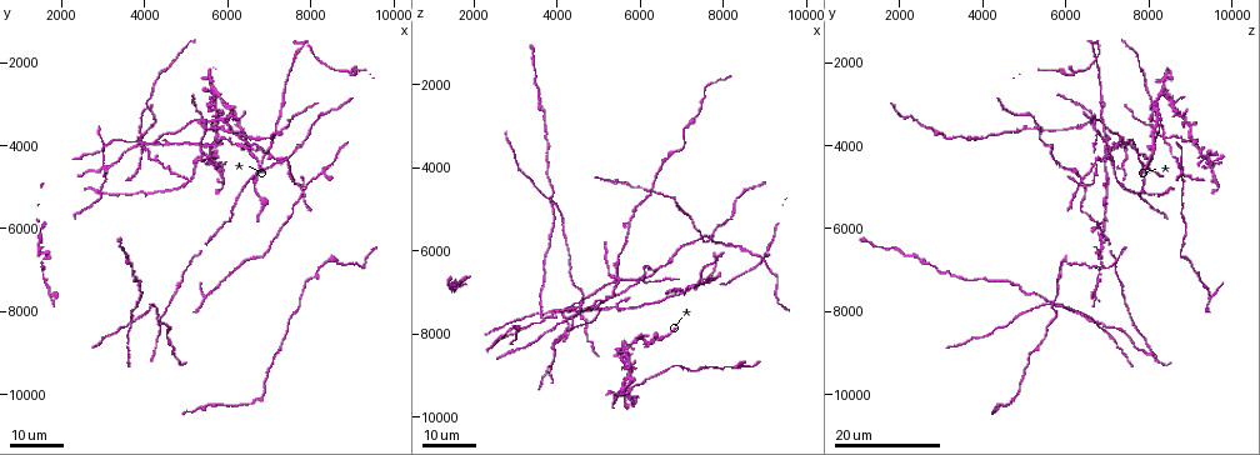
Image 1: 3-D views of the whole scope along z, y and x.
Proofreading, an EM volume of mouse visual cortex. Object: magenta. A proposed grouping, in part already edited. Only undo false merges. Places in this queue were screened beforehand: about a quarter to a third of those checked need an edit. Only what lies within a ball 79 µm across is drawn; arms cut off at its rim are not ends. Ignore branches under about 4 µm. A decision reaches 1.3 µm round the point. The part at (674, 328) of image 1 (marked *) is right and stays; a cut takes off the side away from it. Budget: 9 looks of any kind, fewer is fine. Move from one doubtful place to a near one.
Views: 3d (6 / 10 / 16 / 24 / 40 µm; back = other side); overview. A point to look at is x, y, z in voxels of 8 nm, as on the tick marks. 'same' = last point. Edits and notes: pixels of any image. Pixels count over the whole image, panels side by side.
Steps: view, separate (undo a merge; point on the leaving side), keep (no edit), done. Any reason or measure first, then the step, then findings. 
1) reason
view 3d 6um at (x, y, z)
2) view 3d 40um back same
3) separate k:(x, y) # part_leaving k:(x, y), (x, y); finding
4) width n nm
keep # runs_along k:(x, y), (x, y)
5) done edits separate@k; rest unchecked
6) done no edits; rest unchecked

four-way junction
view 3d 16um at (8500, 6750, 6000)

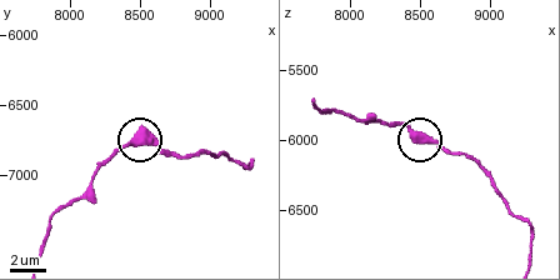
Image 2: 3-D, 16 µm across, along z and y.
view 3d 10um at (8500, 6760, 5960)

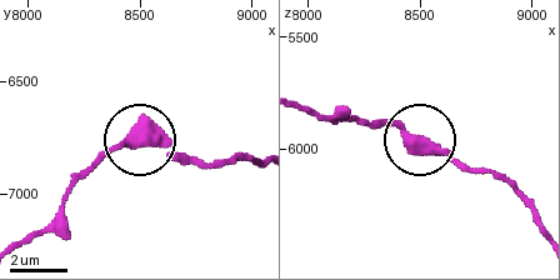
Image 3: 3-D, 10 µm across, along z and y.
arms 4
keep # all the same cell

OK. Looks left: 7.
calibre changes
view 3d 24um at (6750, 4400, 8000)

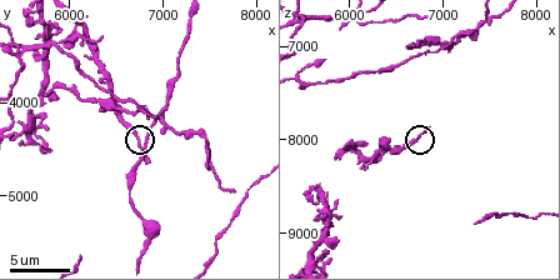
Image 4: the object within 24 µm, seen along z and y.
view 3d 10um at (6700, 4350, 8000)

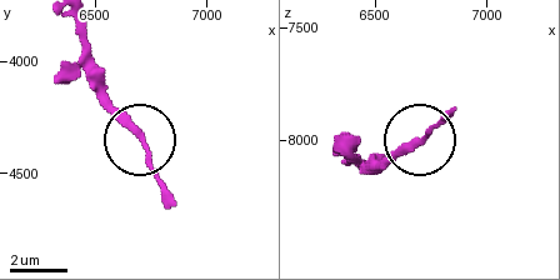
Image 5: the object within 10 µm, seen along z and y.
width 230 nm
keep # all the same cell

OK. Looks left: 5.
looks like a crossing
view 3d 24um at (3900, 3750, 8300)

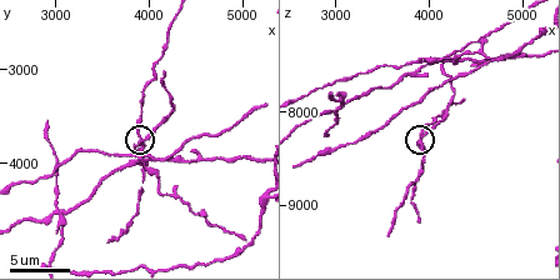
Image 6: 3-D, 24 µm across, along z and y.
zoom in
view 3d 10um same

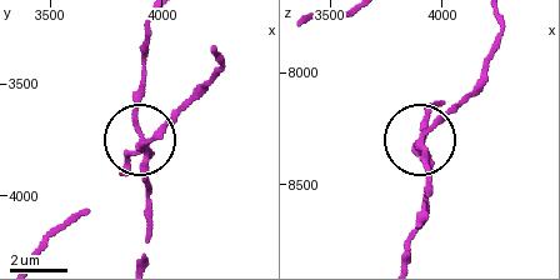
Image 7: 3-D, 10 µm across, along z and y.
width 210 nm
keep # continuous, no second cell

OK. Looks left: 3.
thin neck
view 3d 10um at (7550, 5550, 8800)

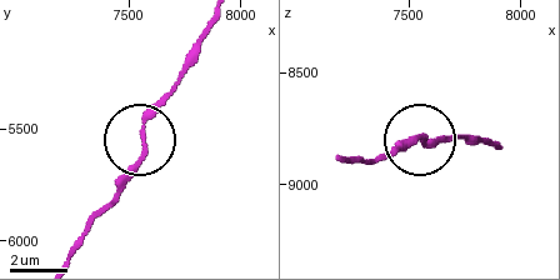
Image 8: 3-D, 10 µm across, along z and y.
separate 8:(171, 94) # part_leaving 8:(145, 121), (206, 24); two cells meet here

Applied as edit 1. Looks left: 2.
done edits separate@8; rest unchecked

